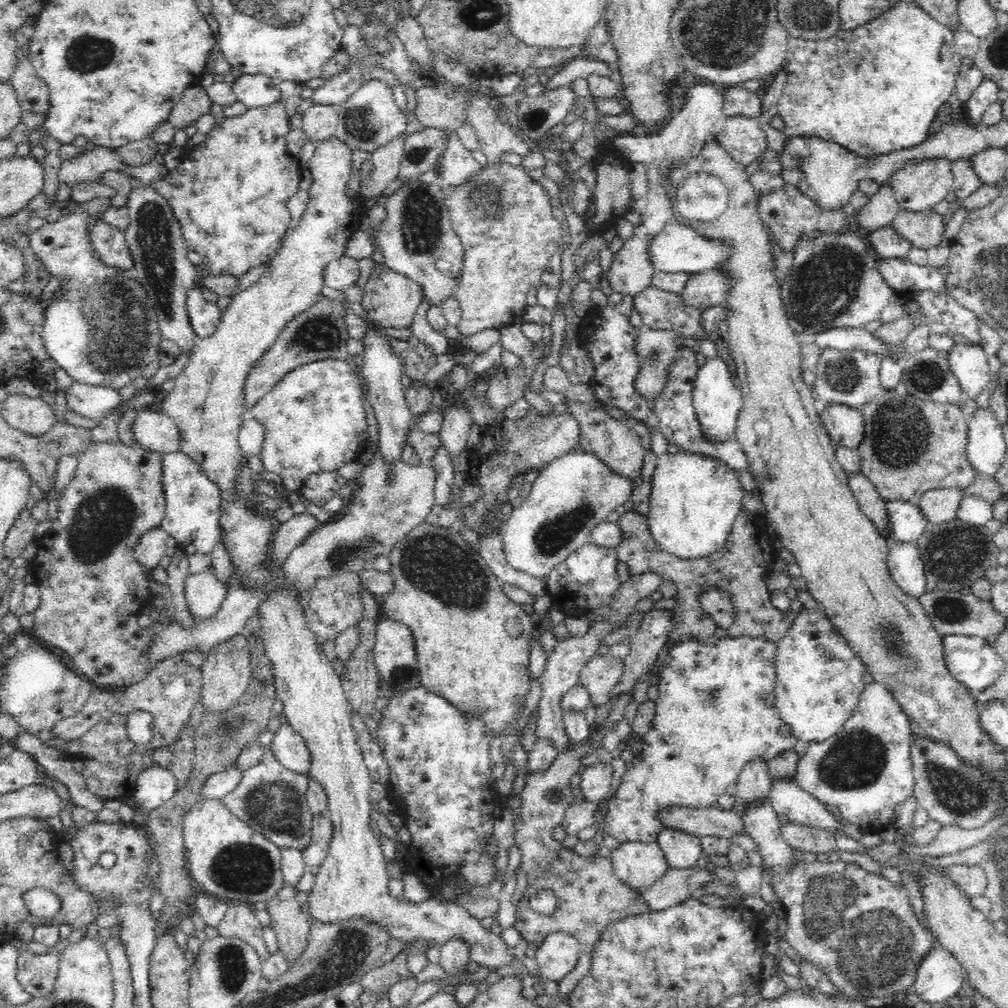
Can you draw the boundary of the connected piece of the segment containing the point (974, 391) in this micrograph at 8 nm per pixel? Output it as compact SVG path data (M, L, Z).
M980 343L955 344L949 350L949 362L967 400L973 401L993 382L993 371Z

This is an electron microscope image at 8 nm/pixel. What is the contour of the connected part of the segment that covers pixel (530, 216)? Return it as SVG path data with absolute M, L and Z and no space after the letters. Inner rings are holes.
M507 163L485 168L474 180L470 180L470 184L443 191L443 197L454 230L458 231L466 249L460 288L455 298L461 308L457 329L460 334L471 336L487 328L502 328L524 314L529 286L540 286L545 262L561 242L561 220L555 218L551 211L556 202L548 195L546 188L526 174L522 166Z

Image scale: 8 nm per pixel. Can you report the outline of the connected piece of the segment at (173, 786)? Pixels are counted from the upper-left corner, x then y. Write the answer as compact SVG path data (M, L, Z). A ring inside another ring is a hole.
M150 766L138 776L134 805L148 812L174 798L180 789L180 779L169 766Z

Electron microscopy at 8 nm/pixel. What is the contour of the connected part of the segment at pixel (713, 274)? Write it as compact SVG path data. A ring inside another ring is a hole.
M713 268L701 273L689 273L686 286L681 290L682 302L698 312L728 303L736 277L724 269Z

